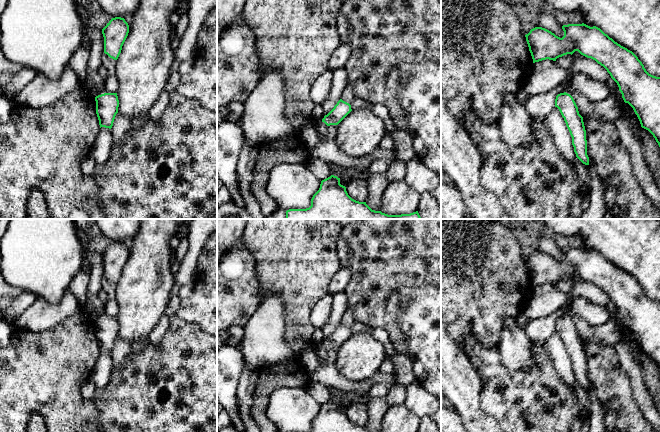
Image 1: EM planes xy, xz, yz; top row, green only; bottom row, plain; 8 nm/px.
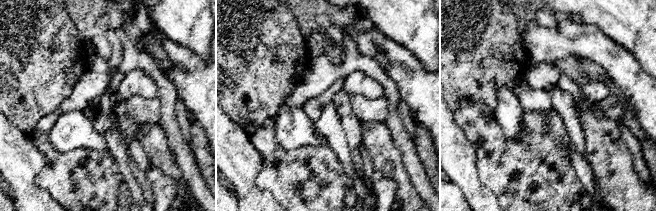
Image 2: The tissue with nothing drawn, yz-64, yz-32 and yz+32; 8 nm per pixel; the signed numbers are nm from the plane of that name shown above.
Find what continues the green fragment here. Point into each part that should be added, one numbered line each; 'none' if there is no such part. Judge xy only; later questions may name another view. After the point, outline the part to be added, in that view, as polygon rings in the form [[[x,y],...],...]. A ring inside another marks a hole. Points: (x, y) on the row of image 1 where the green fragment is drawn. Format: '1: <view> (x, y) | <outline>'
none

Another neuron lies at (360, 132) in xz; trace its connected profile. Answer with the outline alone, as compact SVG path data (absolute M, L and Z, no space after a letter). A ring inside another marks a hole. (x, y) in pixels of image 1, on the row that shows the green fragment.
M363 109L351 111L337 125L335 140L345 155L361 158L374 152L385 135L383 120Z

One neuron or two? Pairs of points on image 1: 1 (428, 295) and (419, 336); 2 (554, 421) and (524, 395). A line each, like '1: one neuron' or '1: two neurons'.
1: one neuron
2: one neuron

